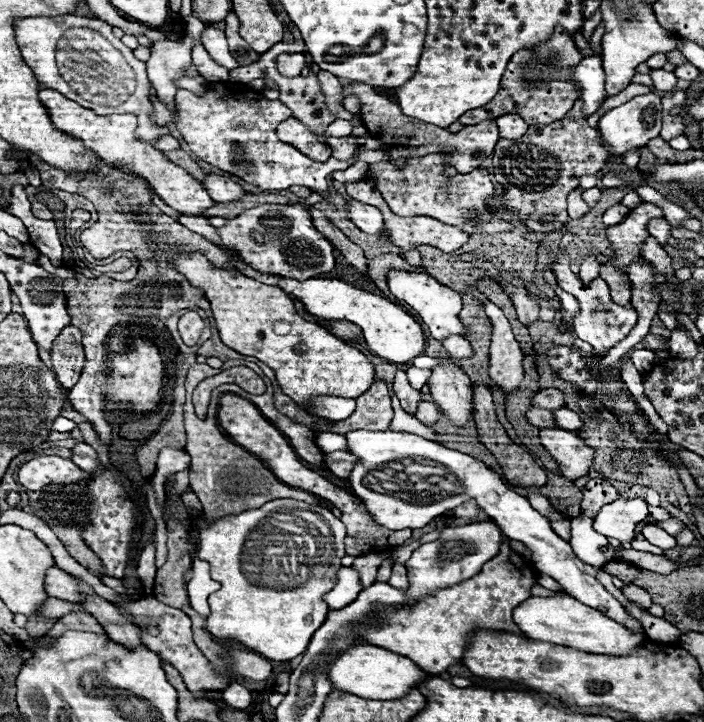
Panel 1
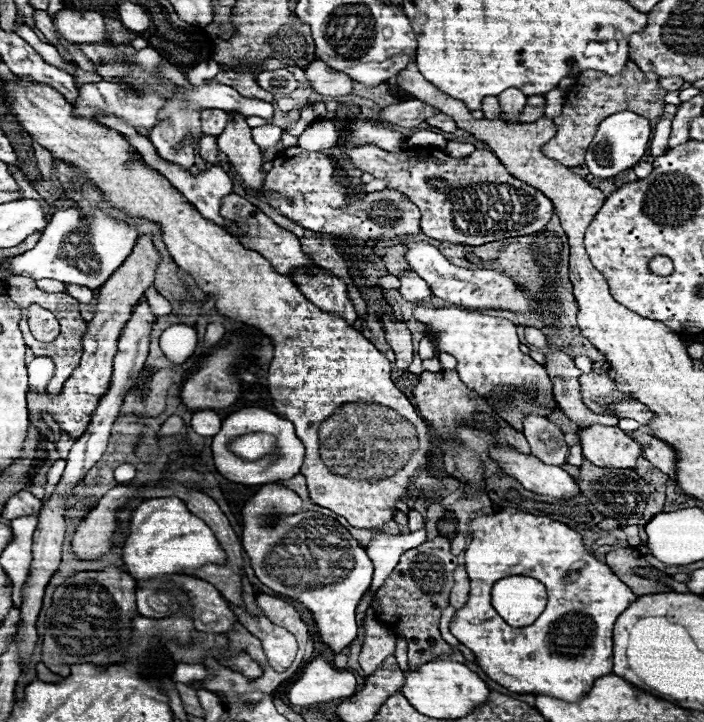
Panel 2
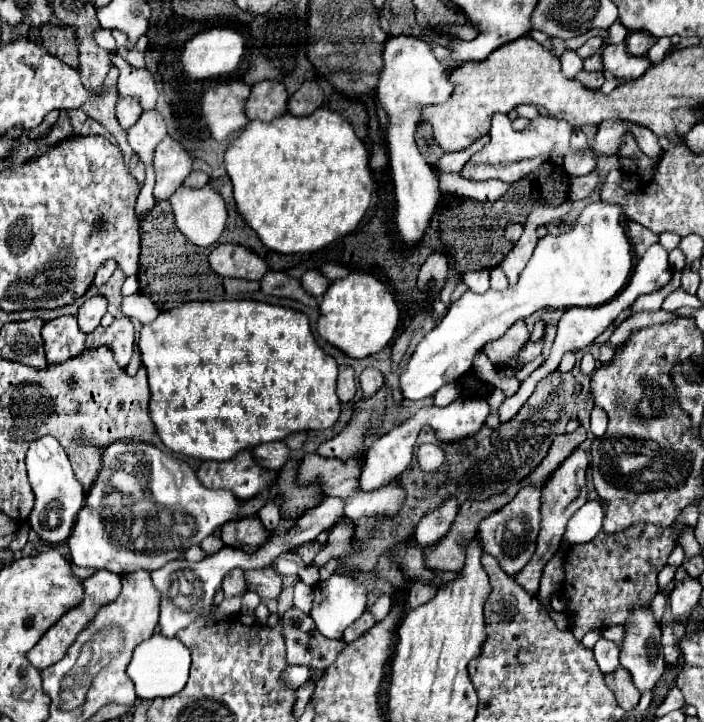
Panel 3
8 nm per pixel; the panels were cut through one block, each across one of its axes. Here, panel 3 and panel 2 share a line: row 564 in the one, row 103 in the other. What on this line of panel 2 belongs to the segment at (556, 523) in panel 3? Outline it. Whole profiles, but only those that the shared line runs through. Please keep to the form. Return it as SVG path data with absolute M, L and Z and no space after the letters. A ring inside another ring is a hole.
M528 96L526 100L526 108L520 112L518 116L518 122L526 124L526 122L536 122L538 118L544 116L544 96Z

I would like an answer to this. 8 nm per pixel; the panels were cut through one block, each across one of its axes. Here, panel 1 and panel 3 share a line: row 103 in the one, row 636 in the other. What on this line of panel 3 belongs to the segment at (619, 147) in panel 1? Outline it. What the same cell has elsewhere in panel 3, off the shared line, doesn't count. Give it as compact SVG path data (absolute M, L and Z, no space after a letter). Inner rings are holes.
M636 608L636 612L630 616L624 628L626 628L626 640L620 650L620 664L632 674L632 680L640 692L650 692L666 670L666 662L660 648L660 626L656 624L650 610Z

